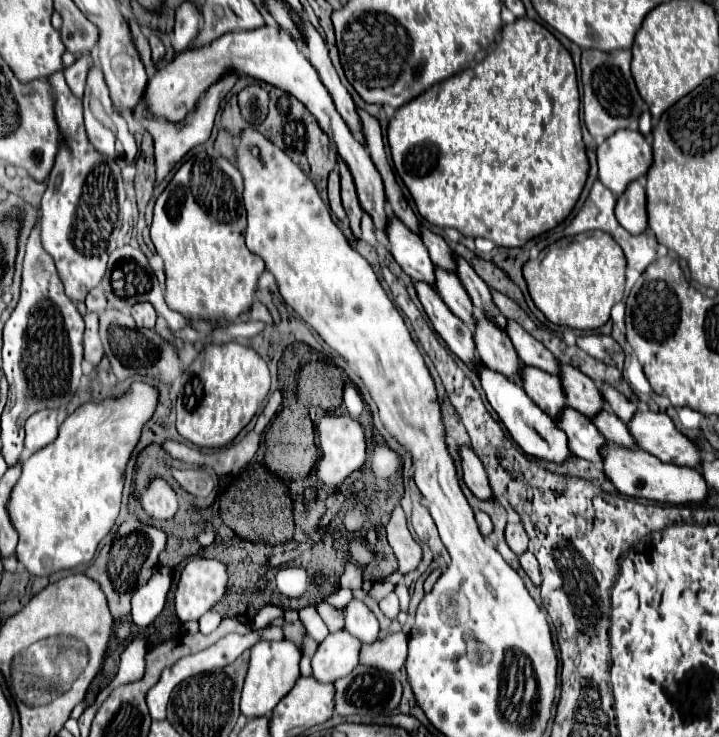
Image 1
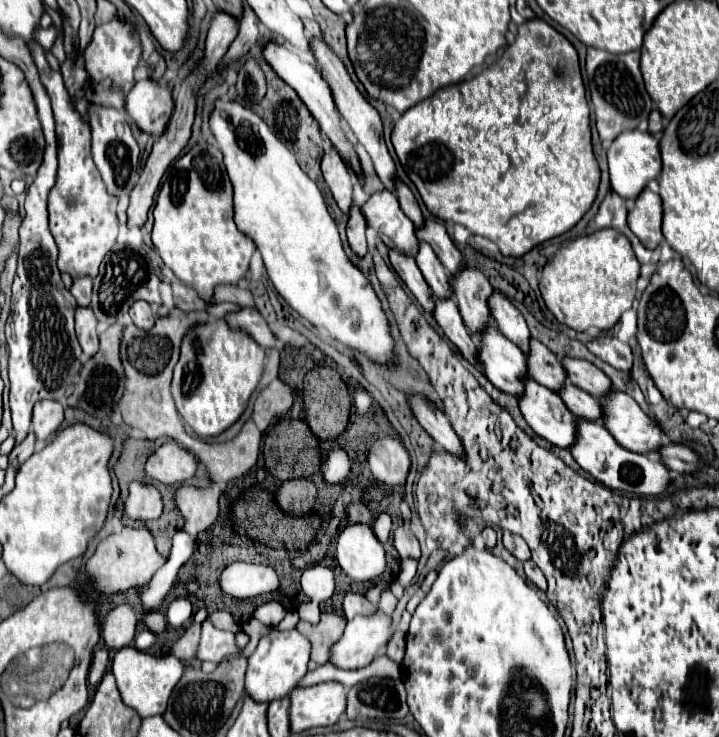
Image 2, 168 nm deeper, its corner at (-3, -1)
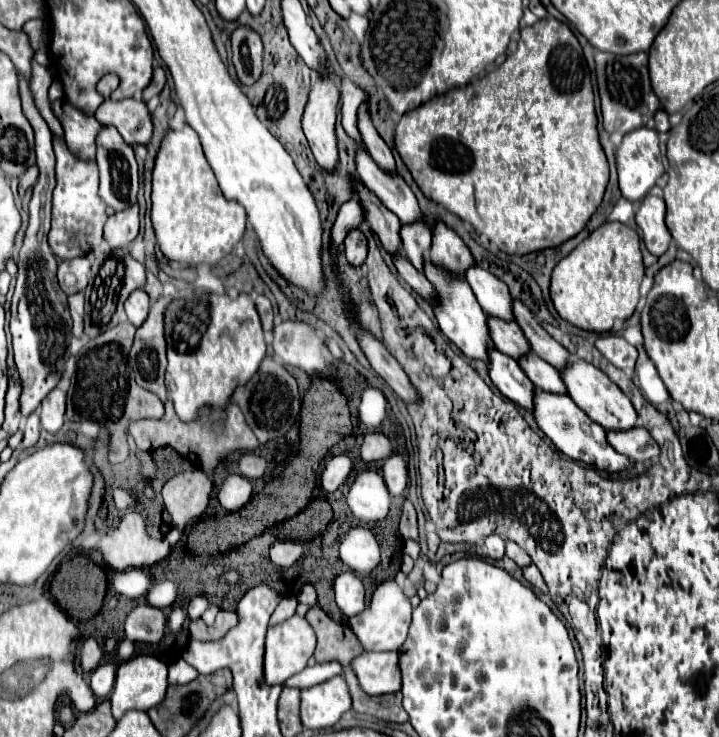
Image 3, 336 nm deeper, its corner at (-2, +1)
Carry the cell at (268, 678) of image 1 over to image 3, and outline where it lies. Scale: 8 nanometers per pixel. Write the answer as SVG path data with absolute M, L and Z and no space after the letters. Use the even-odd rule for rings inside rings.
M294 614L292 618L284 620L282 624L270 626L268 634L266 634L266 654L264 654L266 682L268 684L282 684L290 676L304 670L308 658L314 654L314 646L316 646L316 634L304 616Z

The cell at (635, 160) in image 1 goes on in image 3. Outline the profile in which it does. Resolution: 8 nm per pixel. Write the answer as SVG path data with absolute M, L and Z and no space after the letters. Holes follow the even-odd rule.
M646 126L636 132L628 132L616 150L616 164L618 164L618 180L620 180L622 196L632 202L644 200L644 196L654 188L656 180L664 174L658 132Z

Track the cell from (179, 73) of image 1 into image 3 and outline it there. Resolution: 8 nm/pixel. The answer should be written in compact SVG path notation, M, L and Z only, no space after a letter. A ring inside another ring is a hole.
M138 98L120 100L116 104L106 100L94 116L102 126L114 126L130 146L148 144L152 138L152 118L146 104Z

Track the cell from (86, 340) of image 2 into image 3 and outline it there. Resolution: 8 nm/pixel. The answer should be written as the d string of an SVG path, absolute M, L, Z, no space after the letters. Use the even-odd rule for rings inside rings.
M83 291L68 296L68 308L70 308L72 322L74 322L74 336L76 338L84 335L84 306L85 296Z

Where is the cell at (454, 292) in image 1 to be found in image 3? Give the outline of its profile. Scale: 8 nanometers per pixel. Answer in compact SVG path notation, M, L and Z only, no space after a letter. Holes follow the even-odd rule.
M416 220L412 224L402 224L400 226L400 238L402 238L402 252L412 260L414 268L422 272L422 262L424 256L428 256L432 232L428 228L426 220Z

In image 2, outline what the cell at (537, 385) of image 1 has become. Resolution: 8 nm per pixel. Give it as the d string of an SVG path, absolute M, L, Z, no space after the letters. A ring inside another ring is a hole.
M489 326L479 338L479 358L487 380L497 390L515 398L525 394L525 382L529 380L527 358L513 342L503 338L497 328Z

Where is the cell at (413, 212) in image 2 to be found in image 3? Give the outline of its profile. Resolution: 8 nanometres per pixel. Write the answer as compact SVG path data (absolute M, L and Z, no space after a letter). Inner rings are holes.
M360 104L358 108L358 130L360 130L360 136L362 136L362 142L366 144L370 156L384 164L384 168L394 168L394 156L392 156L392 150L388 148L388 144L380 138L380 134L376 132L376 128L372 126L372 120L370 120L370 112L368 112L368 106L366 104Z

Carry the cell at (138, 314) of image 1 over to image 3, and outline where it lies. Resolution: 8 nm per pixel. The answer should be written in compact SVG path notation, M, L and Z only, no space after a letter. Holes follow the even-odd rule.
M136 288L124 302L124 310L126 310L128 320L134 326L140 326L148 316L148 294L142 288Z

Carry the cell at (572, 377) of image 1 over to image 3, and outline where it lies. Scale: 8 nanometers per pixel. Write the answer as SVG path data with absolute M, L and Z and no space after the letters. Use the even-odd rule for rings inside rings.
M488 316L488 330L494 346L500 348L500 352L512 356L514 360L524 356L524 352L530 352L524 334L520 332L520 328L516 328L516 322L506 322L496 316Z

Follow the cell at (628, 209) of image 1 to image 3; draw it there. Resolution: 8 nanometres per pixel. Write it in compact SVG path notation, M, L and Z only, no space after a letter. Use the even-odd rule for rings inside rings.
M646 196L636 212L636 224L642 228L642 240L650 254L662 256L672 242L672 236L664 224L666 204L662 198Z

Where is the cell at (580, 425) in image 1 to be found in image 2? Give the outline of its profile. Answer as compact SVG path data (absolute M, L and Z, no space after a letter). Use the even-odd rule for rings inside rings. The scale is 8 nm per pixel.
M529 380L525 398L519 398L519 408L527 424L557 448L571 448L577 442L577 416L565 402L545 386Z

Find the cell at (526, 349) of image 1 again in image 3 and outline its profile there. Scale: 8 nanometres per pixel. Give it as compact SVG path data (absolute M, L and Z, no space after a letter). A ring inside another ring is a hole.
M476 264L464 272L464 278L484 312L492 312L492 316L500 316L502 320L512 320L512 296L502 280Z

